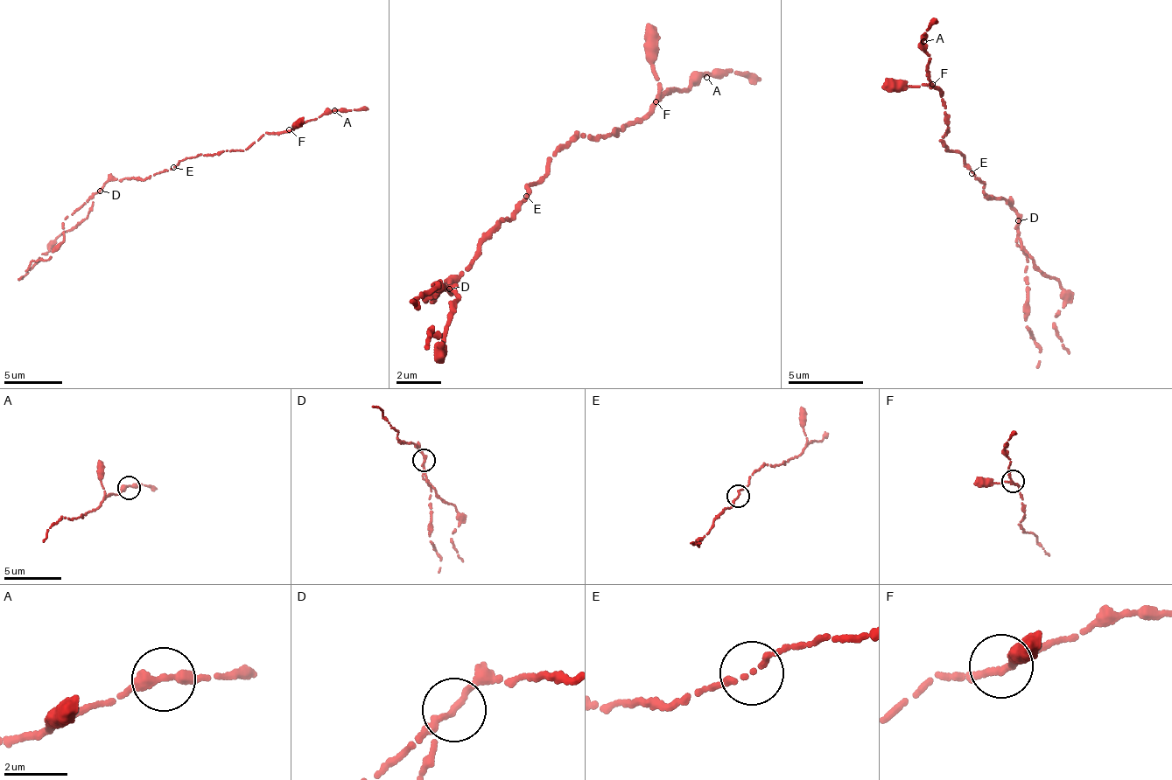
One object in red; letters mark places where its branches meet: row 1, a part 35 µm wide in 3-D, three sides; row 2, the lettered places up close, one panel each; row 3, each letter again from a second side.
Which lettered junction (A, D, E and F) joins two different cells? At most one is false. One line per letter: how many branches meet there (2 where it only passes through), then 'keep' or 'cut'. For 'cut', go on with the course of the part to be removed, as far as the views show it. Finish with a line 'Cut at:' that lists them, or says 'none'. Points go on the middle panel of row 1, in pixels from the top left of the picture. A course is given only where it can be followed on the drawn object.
A: branches 2; keep
D: branches 3; cut; course (452, 287), (424, 299), (445, 288), (441, 282), (413, 302), (413, 299)
E: branches 2; keep
F: branches 3; keep
Cut at: D

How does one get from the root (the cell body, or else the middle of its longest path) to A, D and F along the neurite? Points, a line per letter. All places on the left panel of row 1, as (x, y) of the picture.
A: (173, 167), (200, 154), (243, 150), (263, 135), (289, 132), (307, 120), (316, 120), (334, 110)
D: (173, 167), (149, 177), (106, 181), (101, 191)
F: (173, 167), (183, 160), (200, 154), (215, 156), (232, 149), (243, 150), (263, 135), (284, 134), (289, 129)

